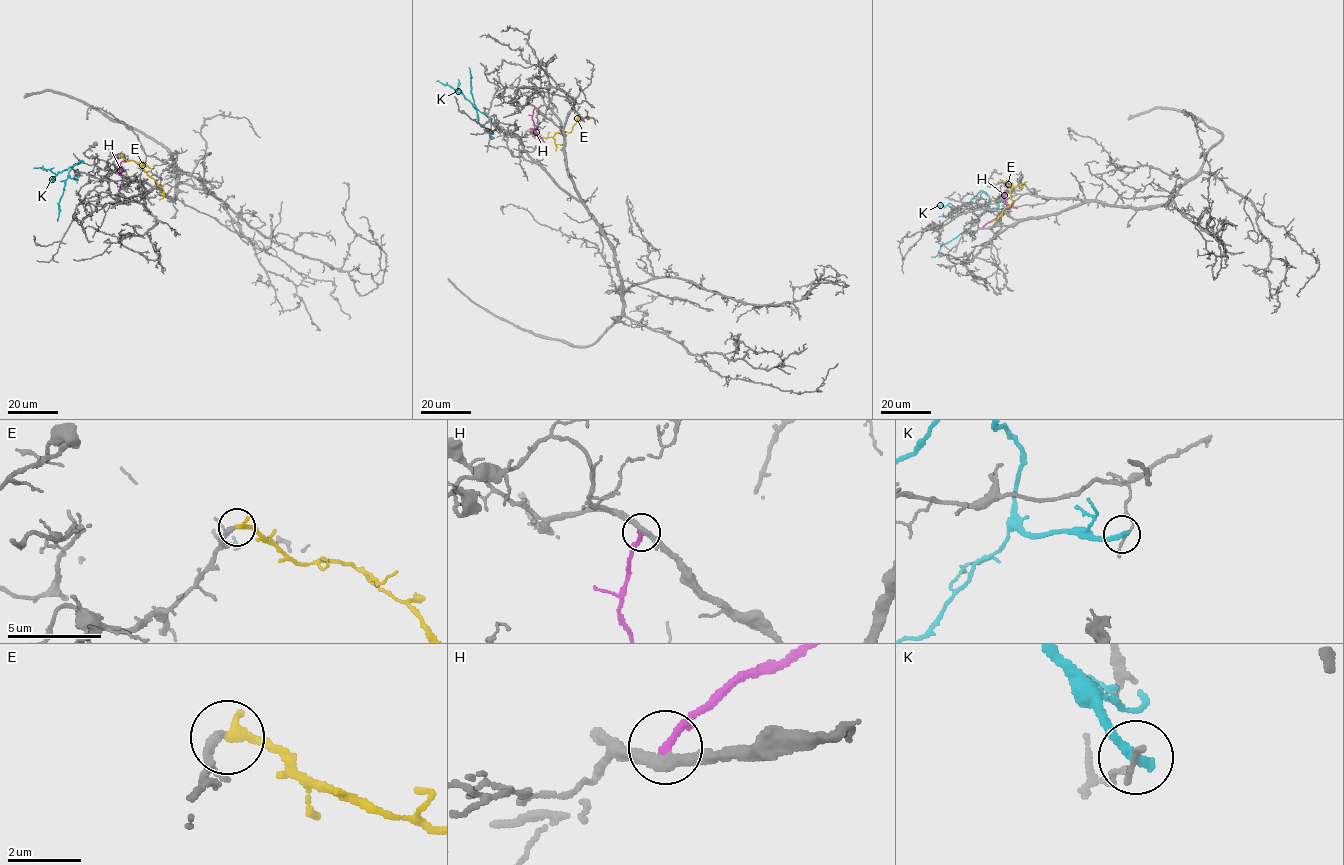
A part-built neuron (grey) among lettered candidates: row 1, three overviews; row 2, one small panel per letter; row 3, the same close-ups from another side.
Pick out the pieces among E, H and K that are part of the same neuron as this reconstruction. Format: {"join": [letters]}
{"join": ["E"]}

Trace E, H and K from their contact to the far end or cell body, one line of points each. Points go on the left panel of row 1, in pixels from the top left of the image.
E: (118, 156), (134, 161), (156, 181), (163, 189), (164, 197), (159, 199)
H: (120, 201), (117, 194), (122, 177), (120, 164), (124, 161)
K: (77, 179), (70, 178), (69, 171), (81, 160), (57, 175), (50, 169), (34, 167)

